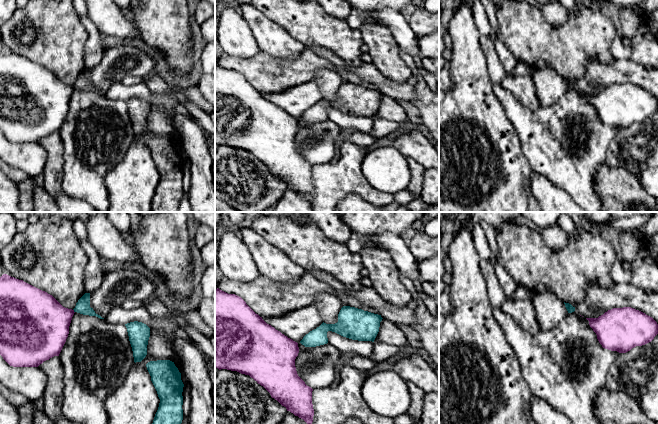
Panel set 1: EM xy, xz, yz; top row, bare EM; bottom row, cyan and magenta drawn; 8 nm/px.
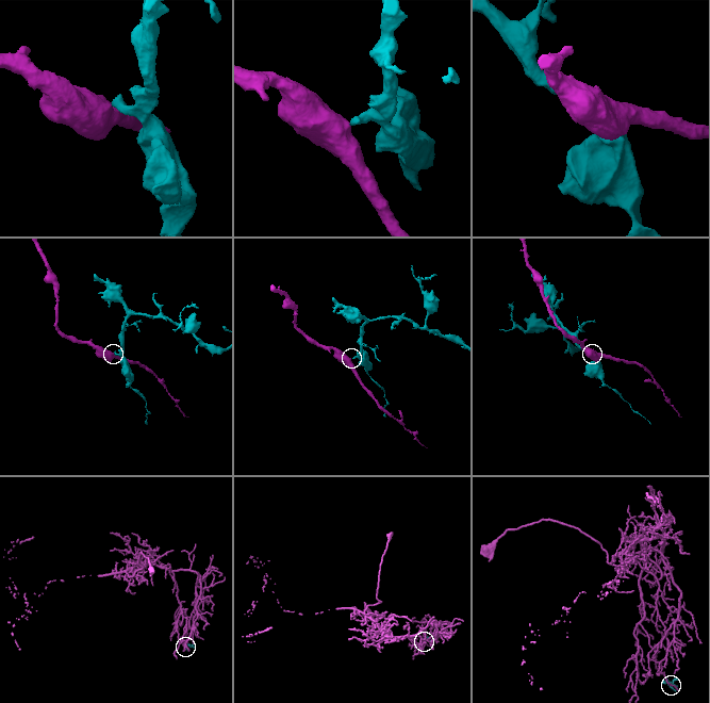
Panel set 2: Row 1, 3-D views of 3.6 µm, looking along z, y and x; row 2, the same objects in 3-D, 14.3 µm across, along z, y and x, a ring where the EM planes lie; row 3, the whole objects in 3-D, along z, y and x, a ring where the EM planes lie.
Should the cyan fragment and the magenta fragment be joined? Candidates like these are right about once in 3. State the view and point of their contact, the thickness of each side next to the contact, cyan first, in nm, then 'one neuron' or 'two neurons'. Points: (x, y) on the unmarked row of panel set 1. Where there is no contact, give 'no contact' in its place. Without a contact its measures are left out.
contact xy (74, 87); calibres 110 and 380 nm; two neurons

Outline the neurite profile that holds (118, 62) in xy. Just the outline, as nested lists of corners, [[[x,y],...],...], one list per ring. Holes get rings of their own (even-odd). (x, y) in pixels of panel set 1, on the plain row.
[[[134,46],[105,48],[101,62],[90,69],[90,83],[106,94],[113,82],[121,82],[126,76],[145,78],[154,69],[154,61]]]

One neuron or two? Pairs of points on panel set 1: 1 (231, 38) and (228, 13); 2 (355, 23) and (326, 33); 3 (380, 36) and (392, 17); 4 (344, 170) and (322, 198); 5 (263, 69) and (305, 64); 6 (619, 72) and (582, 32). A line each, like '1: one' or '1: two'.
1: one
2: two
3: two
4: one
5: one
6: two

